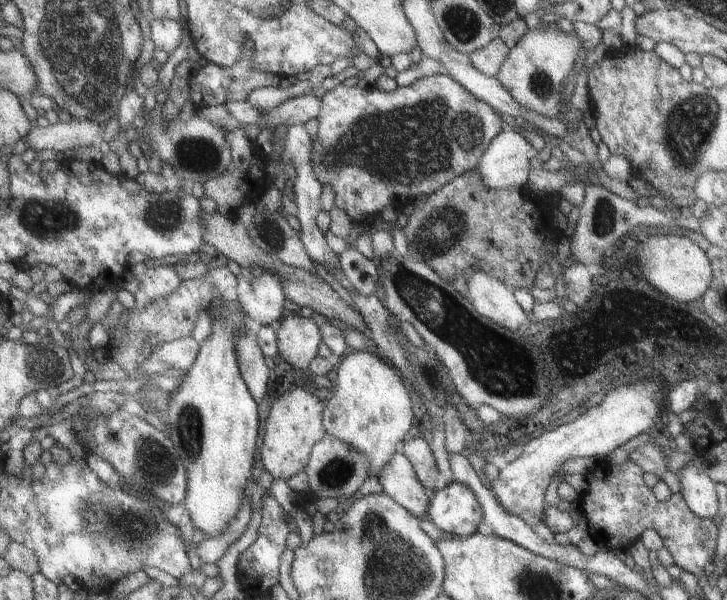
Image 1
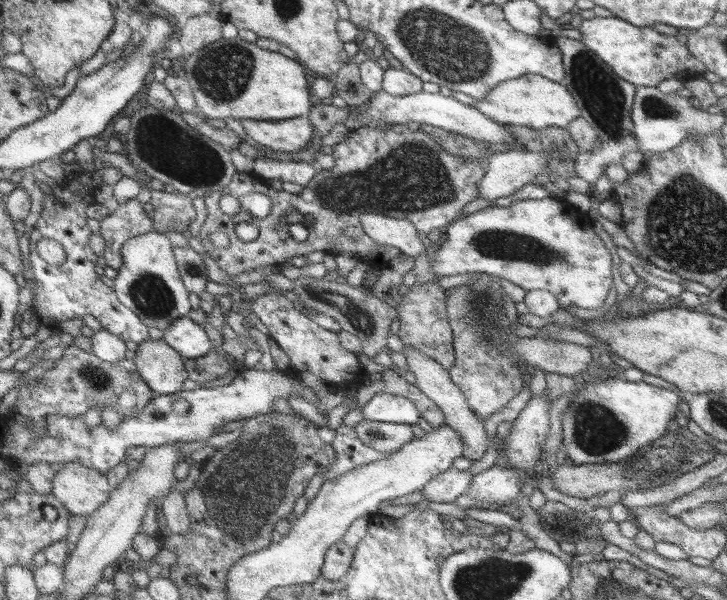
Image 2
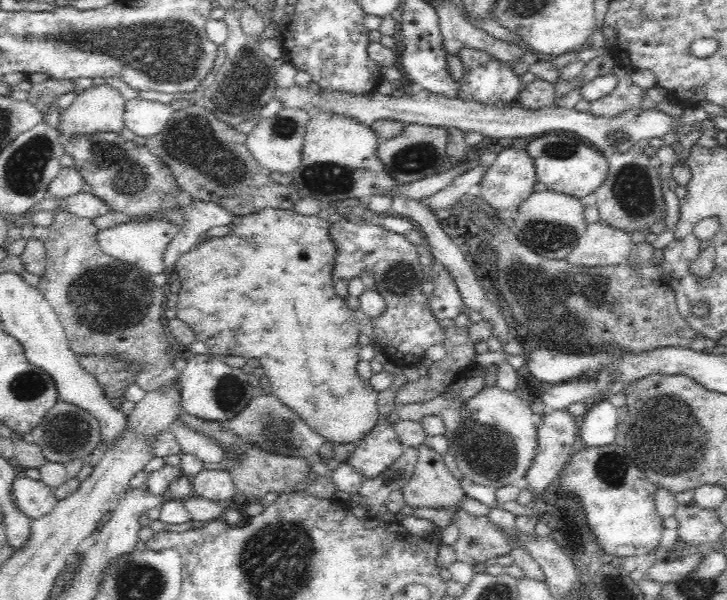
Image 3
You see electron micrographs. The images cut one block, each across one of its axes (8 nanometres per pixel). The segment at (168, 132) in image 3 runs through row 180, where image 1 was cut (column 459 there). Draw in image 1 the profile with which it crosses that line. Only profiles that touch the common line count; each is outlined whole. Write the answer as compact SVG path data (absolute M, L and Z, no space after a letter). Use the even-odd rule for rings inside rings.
M471 169L428 194L426 201L413 209L407 217L407 223L402 227L408 246L406 255L414 261L424 262L444 281L452 282L457 273L467 276L473 270L479 270L500 280L512 290L529 289L533 285L538 268L550 259L553 260L556 255L556 247L548 246L548 240L545 240L549 231L556 234L554 239L559 234L551 222L553 207L548 203L548 196L534 195L527 187L485 188L478 178L478 172Z

